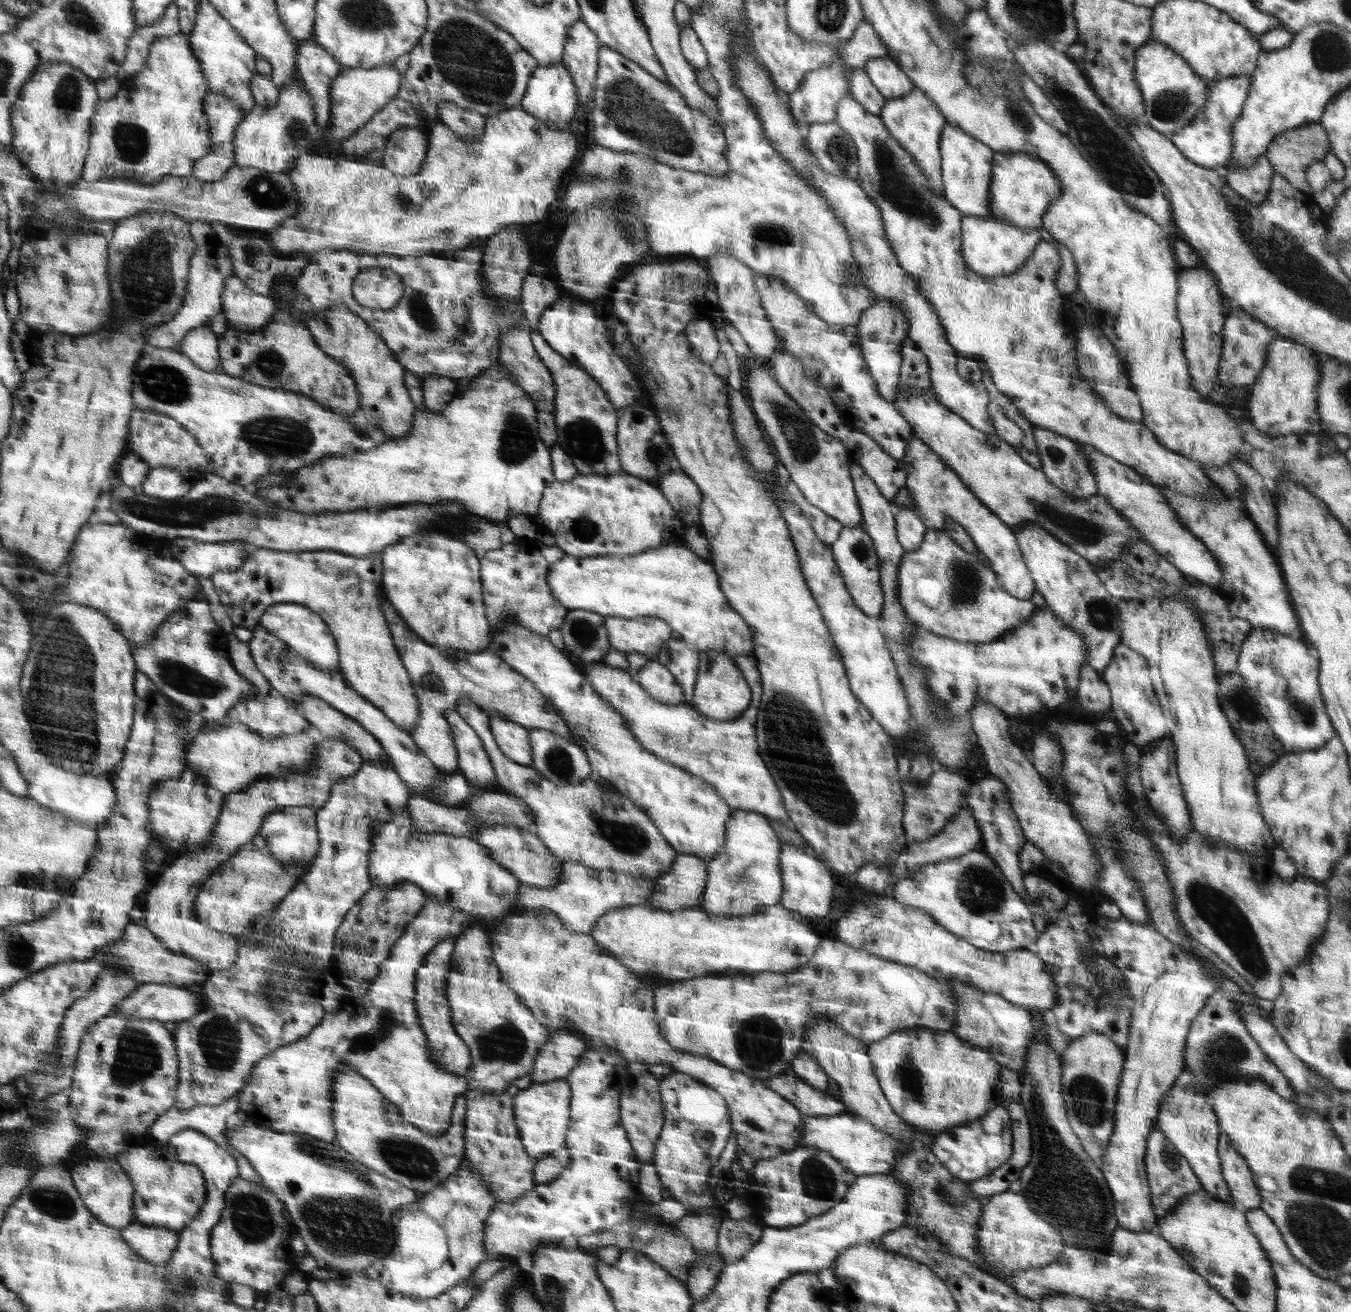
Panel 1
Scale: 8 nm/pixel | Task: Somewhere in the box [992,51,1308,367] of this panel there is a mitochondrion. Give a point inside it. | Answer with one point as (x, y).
(1103, 145)

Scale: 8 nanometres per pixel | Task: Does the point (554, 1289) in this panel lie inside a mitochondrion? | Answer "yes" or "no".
yes

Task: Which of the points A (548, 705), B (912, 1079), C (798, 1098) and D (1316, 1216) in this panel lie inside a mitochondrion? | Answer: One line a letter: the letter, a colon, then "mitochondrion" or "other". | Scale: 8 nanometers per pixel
A: other
B: mitochondrion
C: other
D: mitochondrion

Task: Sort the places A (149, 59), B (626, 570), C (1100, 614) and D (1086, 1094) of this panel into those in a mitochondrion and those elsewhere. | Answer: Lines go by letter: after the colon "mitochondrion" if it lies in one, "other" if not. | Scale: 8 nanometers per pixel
A: other
B: other
C: mitochondrion
D: mitochondrion

